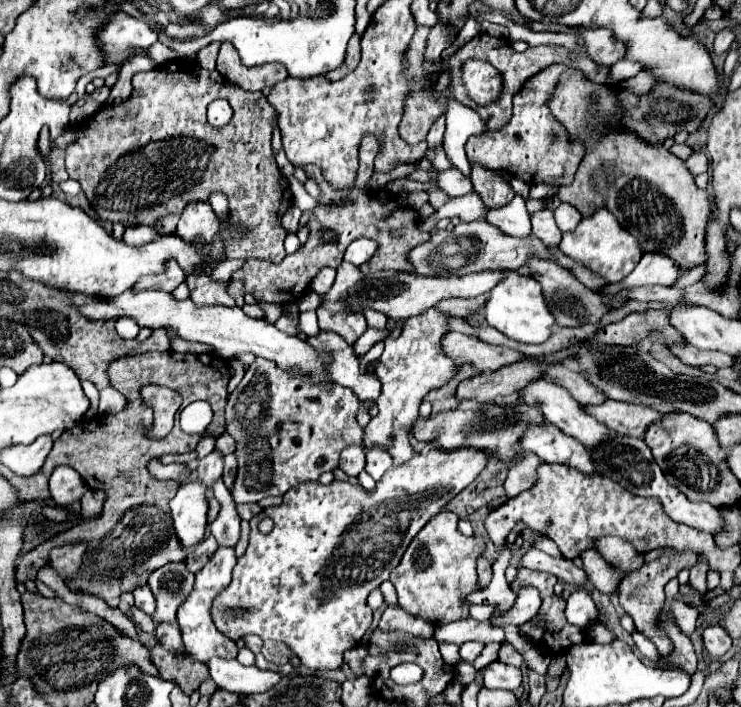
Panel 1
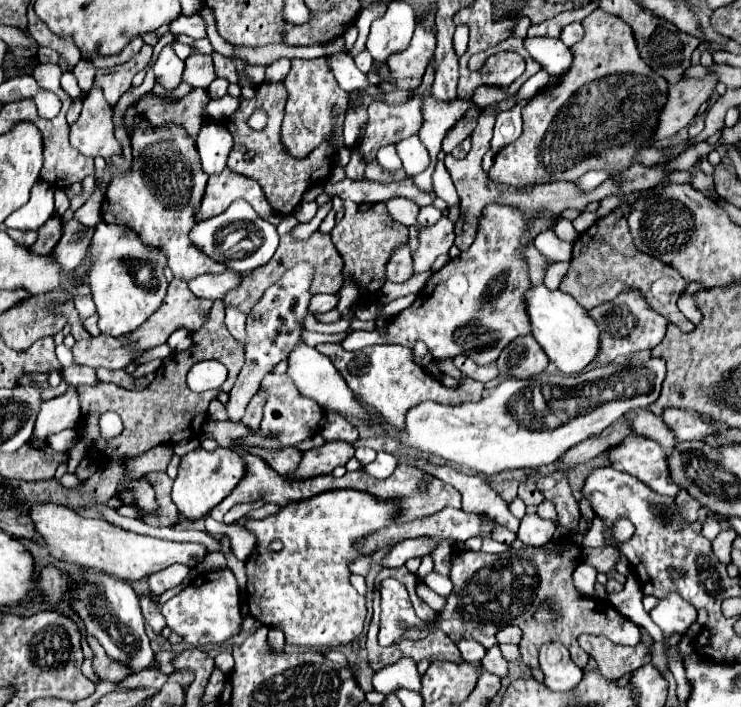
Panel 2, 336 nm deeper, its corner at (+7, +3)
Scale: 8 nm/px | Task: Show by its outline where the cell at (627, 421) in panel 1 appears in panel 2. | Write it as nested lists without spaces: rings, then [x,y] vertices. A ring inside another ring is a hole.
[[[667,408],[663,410],[661,418],[673,430],[677,440],[705,440],[713,434],[713,428],[699,412]]]

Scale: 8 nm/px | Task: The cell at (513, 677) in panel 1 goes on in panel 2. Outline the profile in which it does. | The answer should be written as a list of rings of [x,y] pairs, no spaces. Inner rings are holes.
[[[461,640],[457,644],[457,648],[463,654],[465,662],[481,662],[483,656],[487,654],[487,650],[479,642],[475,642],[475,640]]]

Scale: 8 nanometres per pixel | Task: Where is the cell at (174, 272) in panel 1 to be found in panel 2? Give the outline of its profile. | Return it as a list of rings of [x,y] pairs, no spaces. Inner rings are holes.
[[[225,270],[223,274],[197,276],[191,282],[187,282],[187,286],[199,298],[217,300],[217,298],[223,298],[227,290],[239,286],[239,276],[235,272],[231,272],[231,270]]]

